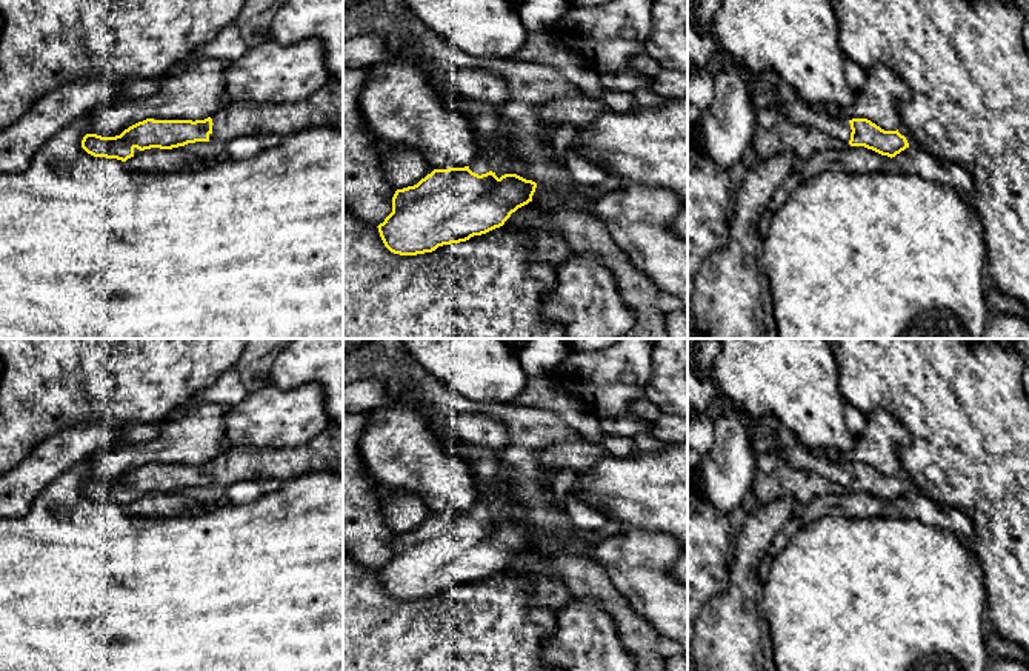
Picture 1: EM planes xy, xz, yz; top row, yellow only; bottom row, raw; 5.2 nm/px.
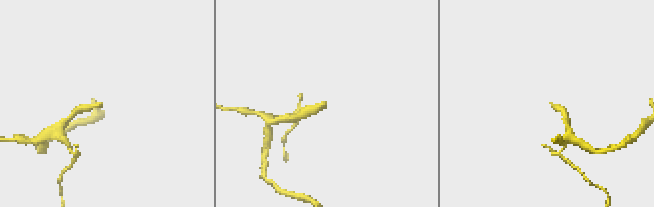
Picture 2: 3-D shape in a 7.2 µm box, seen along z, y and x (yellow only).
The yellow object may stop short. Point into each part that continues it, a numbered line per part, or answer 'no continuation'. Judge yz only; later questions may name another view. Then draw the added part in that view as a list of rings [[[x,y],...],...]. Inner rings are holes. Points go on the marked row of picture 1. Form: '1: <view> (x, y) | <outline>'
1: yz (834, 123) | [[[718,49],[714,58],[708,63],[706,71],[709,74],[718,74],[728,68],[734,68],[741,74],[751,94],[751,100],[769,95],[772,103],[781,108],[795,123],[817,128],[824,134],[841,140],[844,145],[849,145],[852,129],[849,120],[841,111],[804,103],[775,74],[751,74],[741,66],[740,62],[723,49]]]

